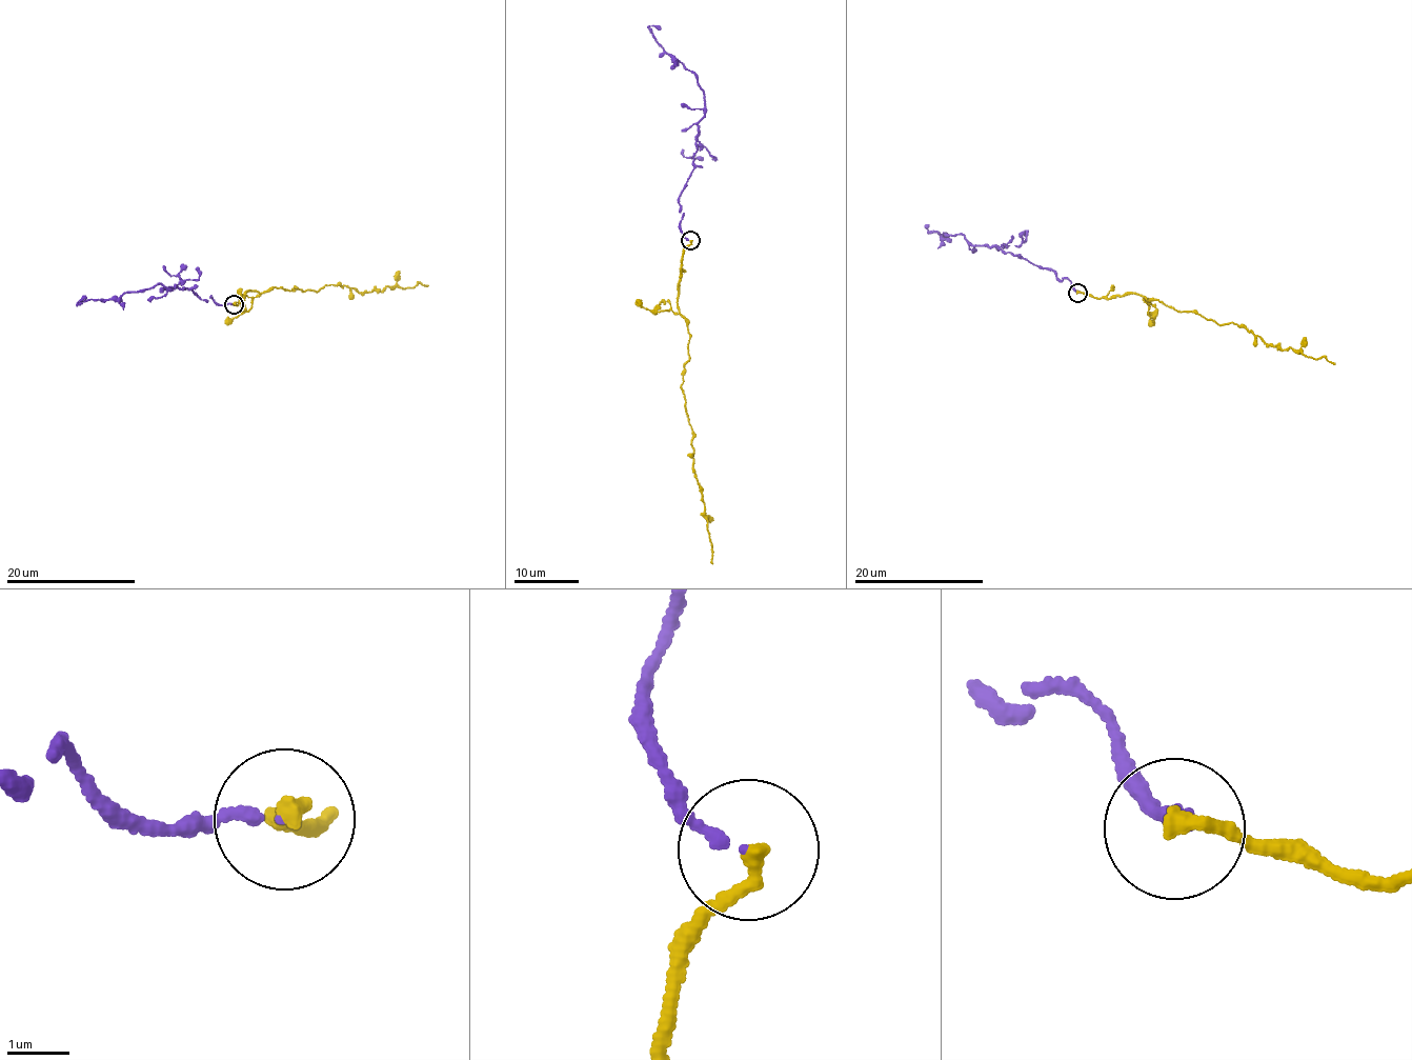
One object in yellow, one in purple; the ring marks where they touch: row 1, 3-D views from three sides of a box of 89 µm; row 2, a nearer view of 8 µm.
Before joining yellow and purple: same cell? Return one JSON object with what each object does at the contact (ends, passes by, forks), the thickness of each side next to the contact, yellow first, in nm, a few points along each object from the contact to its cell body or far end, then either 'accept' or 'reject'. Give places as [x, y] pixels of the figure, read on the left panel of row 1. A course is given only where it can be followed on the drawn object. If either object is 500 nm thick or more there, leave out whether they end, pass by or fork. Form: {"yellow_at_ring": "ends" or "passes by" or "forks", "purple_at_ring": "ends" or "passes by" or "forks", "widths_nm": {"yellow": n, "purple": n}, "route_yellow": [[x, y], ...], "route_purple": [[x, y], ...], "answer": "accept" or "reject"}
{"yellow_at_ring": "ends", "purple_at_ring": "ends", "widths_nm": {"yellow": 260, "purple": 150}, "route_yellow": [[234, 303], [243, 302], [245, 292], [273, 287], [316, 292], [339, 283], [359, 292], [382, 292], [427, 286]], "route_purple": [[234, 303], [220, 304], [210, 297], [205, 301], [192, 290], [158, 283], [119, 297], [79, 301], [85, 295]], "answer": "accept"}

